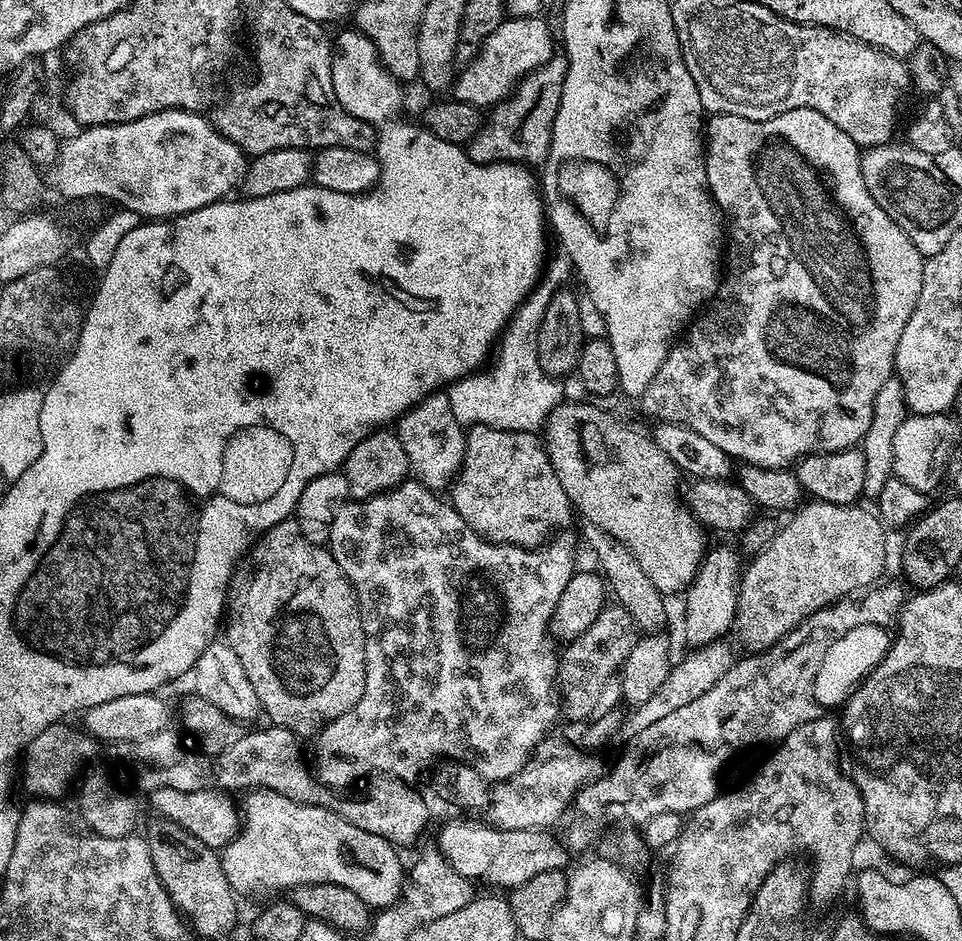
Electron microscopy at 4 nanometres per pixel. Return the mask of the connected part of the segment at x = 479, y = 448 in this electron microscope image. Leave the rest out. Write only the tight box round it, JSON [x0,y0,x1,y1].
[450,425,574,548]

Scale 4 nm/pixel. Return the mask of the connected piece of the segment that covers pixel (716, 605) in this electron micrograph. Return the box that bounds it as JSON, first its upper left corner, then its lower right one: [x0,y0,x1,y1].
[683,544,742,645]

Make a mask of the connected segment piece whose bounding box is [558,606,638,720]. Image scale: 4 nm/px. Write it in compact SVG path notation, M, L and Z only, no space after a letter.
M606 606L594 618L590 630L586 630L577 640L567 641L560 656L558 673L558 695L562 701L565 717L580 720L583 716L591 717L596 711L596 703L602 694L602 686L610 682L624 667L624 659L636 645L638 629L630 614L619 606Z

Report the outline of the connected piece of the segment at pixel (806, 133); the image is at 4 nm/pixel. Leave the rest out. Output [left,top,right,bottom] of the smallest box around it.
[642,108,925,468]

